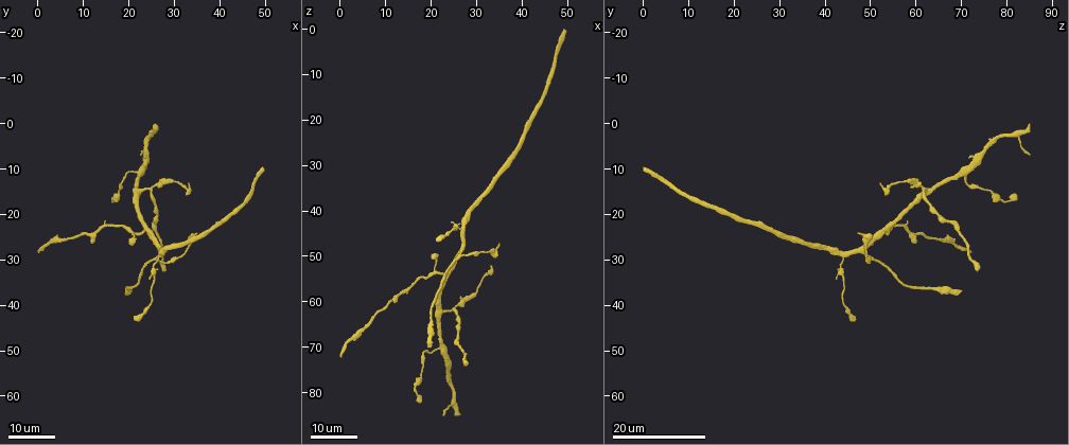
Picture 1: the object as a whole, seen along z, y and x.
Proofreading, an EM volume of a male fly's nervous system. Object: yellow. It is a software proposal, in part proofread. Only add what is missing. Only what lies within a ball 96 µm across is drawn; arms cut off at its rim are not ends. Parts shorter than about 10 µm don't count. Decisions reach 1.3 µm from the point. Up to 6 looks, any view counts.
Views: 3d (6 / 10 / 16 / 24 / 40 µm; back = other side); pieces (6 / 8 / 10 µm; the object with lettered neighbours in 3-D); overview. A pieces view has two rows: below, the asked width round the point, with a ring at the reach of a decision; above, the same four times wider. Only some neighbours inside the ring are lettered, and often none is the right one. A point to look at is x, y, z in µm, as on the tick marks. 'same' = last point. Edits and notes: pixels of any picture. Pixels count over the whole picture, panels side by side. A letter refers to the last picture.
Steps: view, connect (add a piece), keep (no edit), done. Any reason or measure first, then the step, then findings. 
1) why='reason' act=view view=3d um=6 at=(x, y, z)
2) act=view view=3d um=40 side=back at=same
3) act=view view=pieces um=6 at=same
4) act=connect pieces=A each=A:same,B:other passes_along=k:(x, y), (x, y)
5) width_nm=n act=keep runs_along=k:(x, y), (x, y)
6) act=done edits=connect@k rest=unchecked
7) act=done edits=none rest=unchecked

why='long arm stops here' act=view view=3d um=24 at=(21.0, 43.0, 46.5)

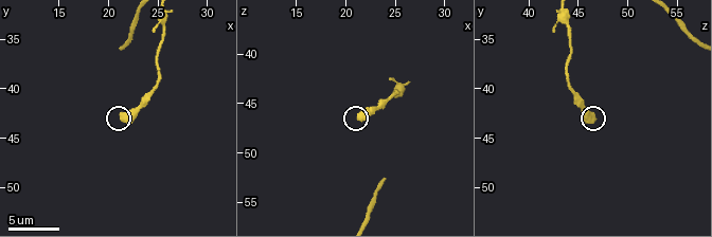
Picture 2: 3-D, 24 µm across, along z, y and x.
act=view view=pieces um=8 at=(21.4, 43.0, 46.6)

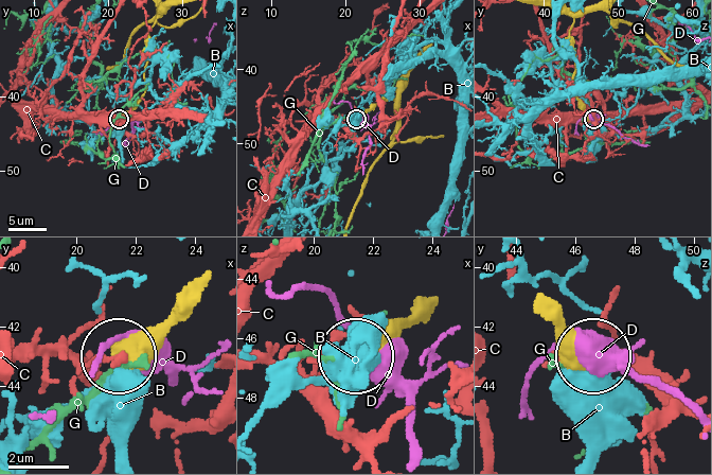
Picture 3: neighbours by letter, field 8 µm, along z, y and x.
act=keep each=B:other,C:other,D:other,G:other found='none of them fits'

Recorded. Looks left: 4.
why='an open end' act=view view=pieces um=6 at=(24.6, 34.0, 42.4)

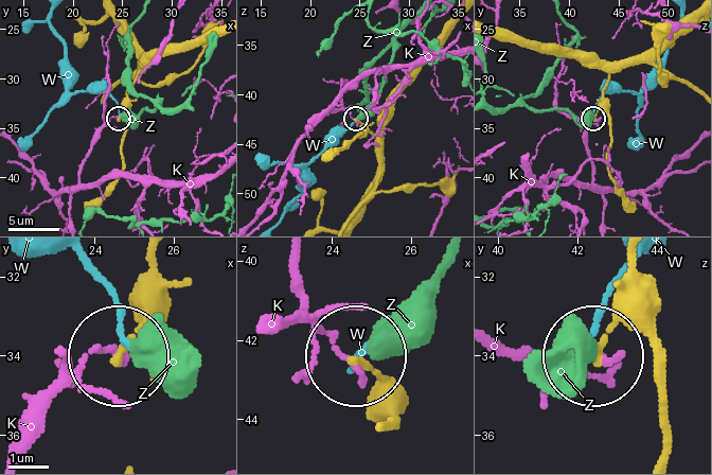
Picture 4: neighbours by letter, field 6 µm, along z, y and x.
act=keep each=K:other,W:other,Z:other runs_along=4:(153, 257), (153, 286), (126, 354) found='none of them fits'

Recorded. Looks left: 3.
why='thin end' act=view view=3d um=16 at=(33.5, 13.5, 52.0)

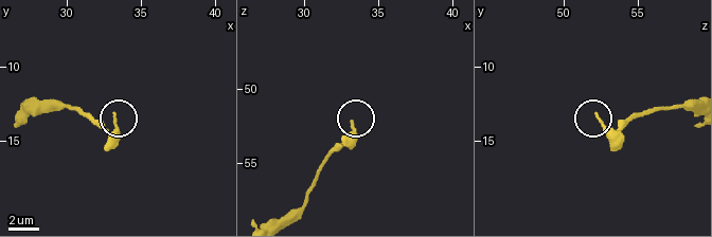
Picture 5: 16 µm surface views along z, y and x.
why='see the neighbours' act=view view=pieces um=8 at=(33.2, 13.2, 52.2)

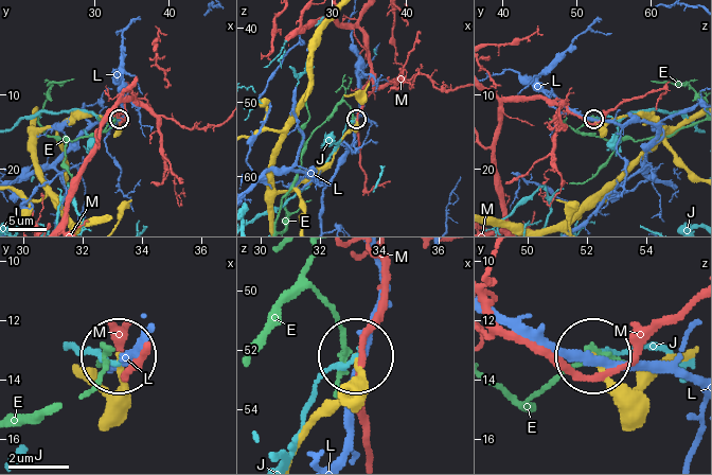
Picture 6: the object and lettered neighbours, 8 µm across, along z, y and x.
act=keep each=E:other,J:other,L:other,M:other found='none of them fits'

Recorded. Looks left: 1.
act=done edits=none rest=unchecked

